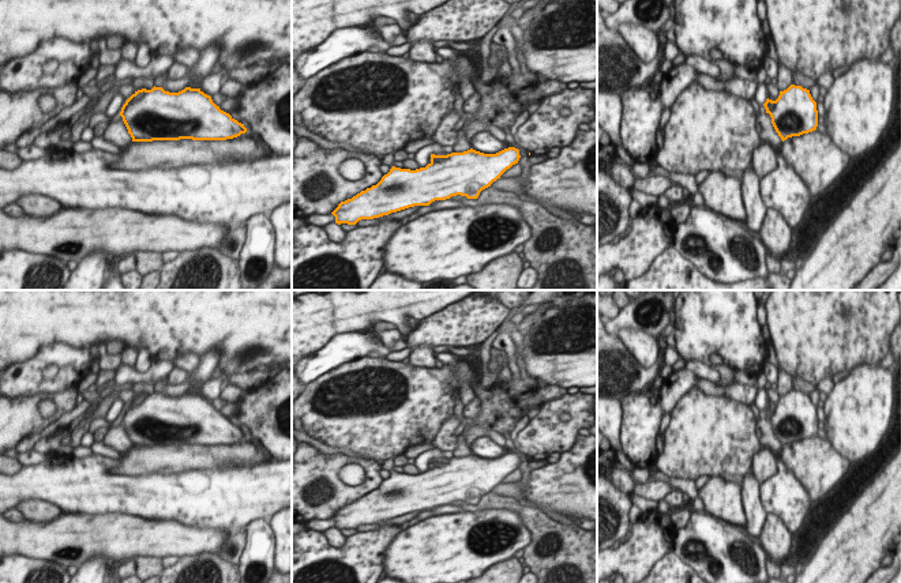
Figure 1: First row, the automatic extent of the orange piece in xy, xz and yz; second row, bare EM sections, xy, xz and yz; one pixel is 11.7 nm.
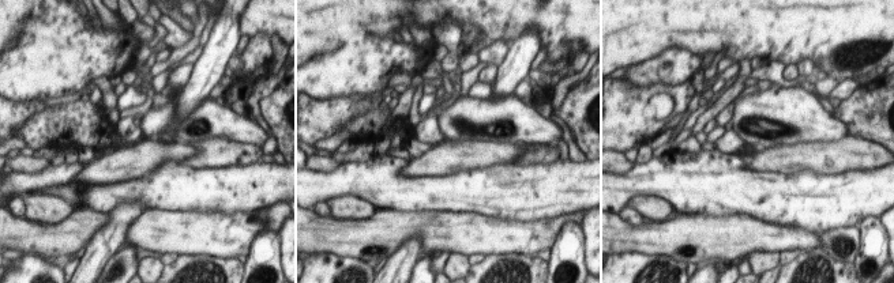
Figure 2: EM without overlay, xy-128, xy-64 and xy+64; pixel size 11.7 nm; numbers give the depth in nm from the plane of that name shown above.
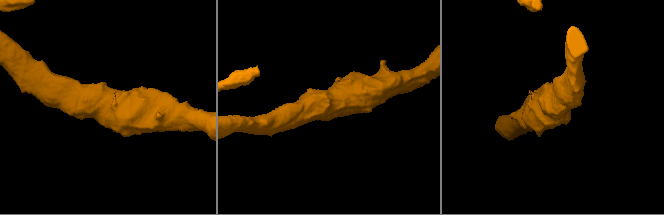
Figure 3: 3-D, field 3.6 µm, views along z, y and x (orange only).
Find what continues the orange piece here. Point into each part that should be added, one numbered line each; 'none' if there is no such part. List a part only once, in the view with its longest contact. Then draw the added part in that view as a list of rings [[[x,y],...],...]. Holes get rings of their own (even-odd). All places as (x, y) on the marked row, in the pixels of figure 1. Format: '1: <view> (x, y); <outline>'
1: xz (387, 160); [[[398,150],[386,154],[386,155],[382,158],[382,163],[387,165],[387,166],[391,169],[391,168],[394,166],[394,165],[393,165],[394,161],[395,161],[395,159],[394,159],[394,155],[395,155],[397,151],[398,151]]]

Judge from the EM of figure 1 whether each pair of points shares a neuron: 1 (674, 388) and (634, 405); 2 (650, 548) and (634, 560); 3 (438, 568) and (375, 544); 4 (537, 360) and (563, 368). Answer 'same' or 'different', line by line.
1: same
2: same
3: different
4: same

